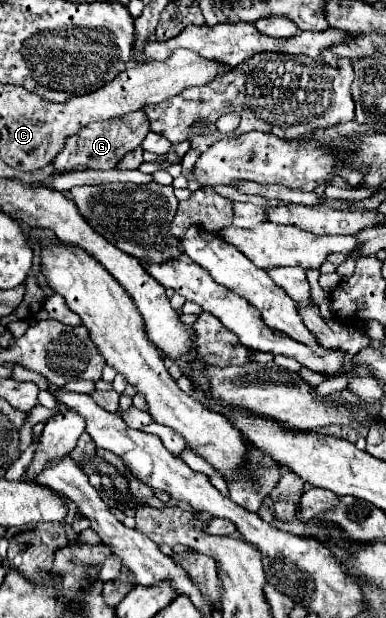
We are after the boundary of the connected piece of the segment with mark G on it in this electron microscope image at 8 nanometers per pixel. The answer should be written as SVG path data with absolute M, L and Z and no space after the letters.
M134 111L130 115L124 115L118 119L108 119L102 123L90 123L66 141L66 147L54 159L56 171L62 173L66 169L76 169L80 165L86 165L90 169L112 169L118 165L118 161L128 151L142 145L148 131L150 131L150 123L148 123L144 111Z

